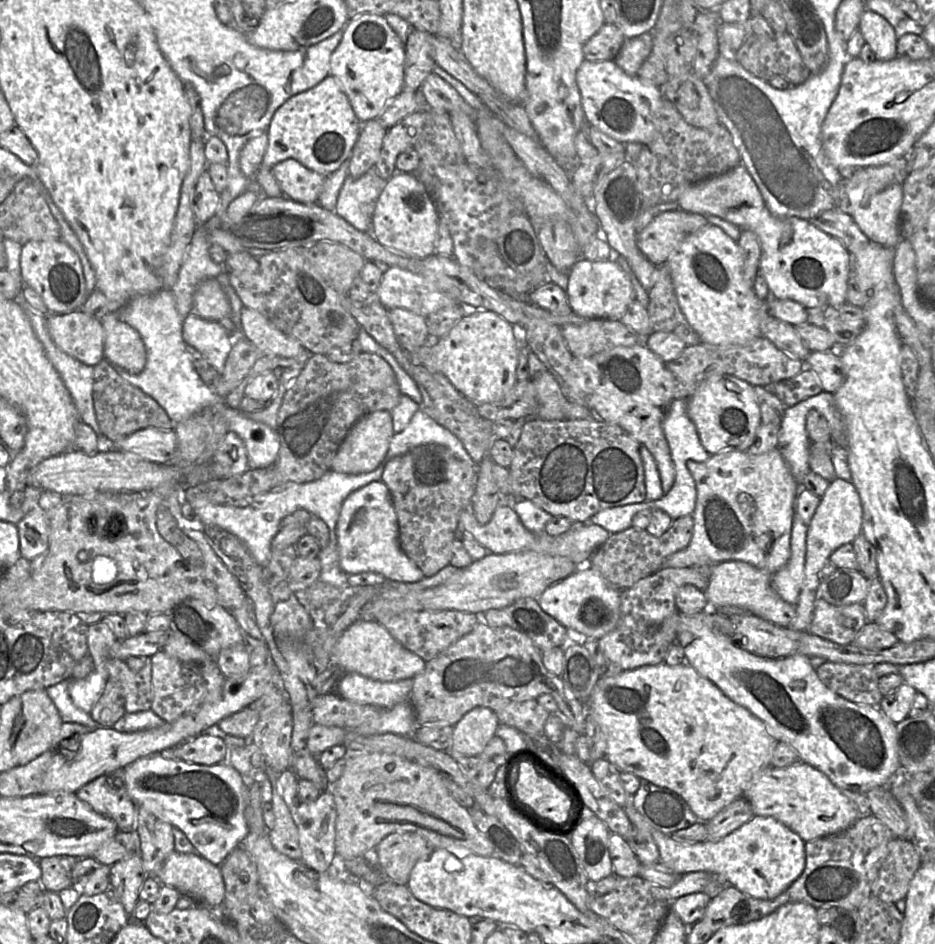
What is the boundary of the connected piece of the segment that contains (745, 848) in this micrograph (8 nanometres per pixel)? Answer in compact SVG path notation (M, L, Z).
M626 804L623 809L635 828L651 833L659 850L660 861L678 875L690 872L708 872L711 875L719 876L728 885L754 898L770 900L784 892L802 874L805 868L805 842L803 839L785 824L770 816L754 815L751 820L719 841L684 844L674 840L669 834L654 829L633 804Z

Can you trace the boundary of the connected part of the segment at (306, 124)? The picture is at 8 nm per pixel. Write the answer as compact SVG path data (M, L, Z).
M329 74L315 87L290 97L276 110L266 130L268 141L260 166L272 168L280 161L292 158L310 170L327 177L350 158L361 127L362 123L356 117L342 86Z

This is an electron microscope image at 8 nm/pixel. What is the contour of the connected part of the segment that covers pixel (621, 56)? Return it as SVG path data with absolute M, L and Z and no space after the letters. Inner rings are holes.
M650 33L627 39L614 60L628 75L637 76L643 62L653 50L653 38Z

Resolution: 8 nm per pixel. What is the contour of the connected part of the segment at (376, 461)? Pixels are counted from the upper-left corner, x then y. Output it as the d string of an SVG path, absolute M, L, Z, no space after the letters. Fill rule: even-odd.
M380 410L362 416L351 427L332 462L331 471L362 474L375 470L385 458L394 435L391 411Z

